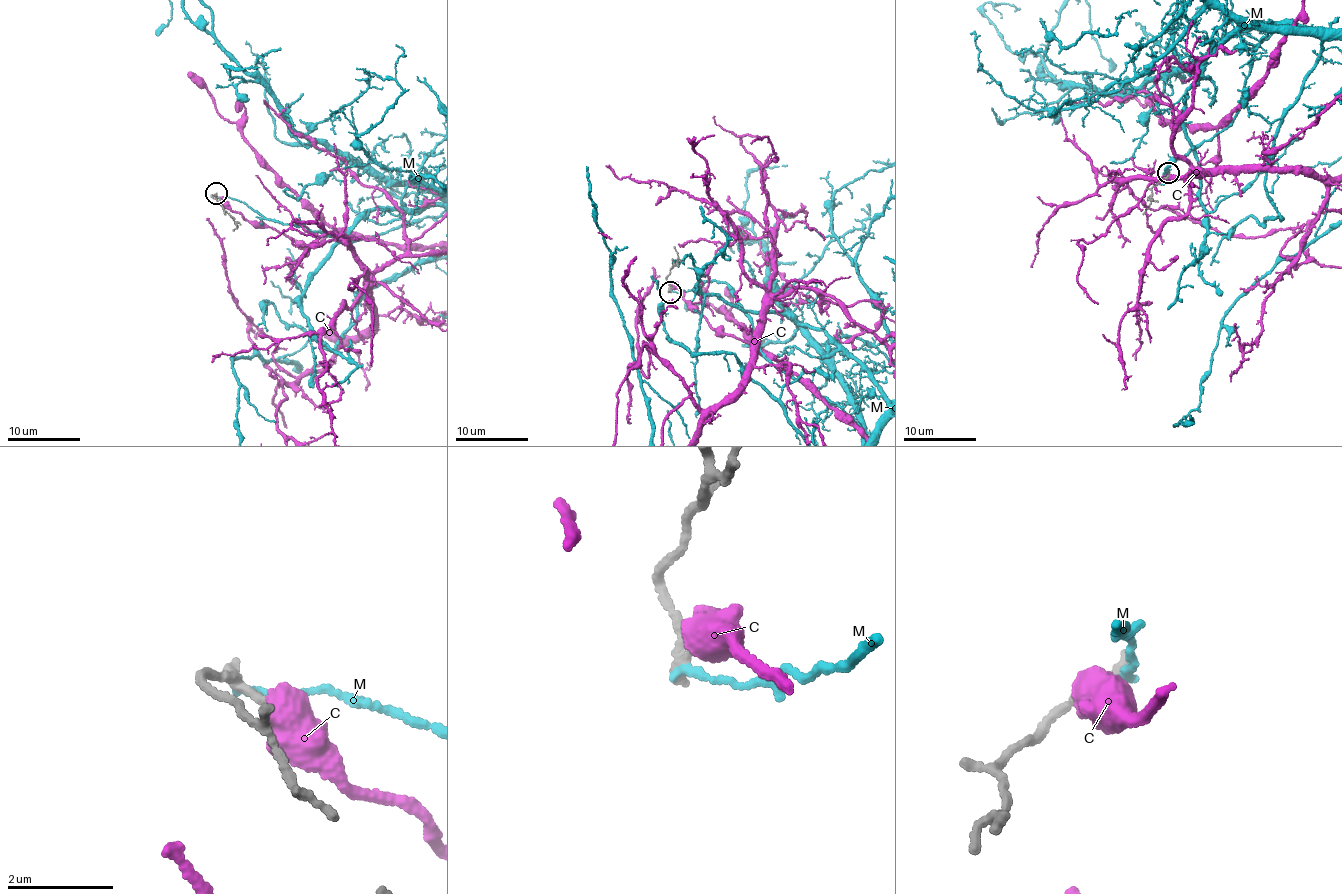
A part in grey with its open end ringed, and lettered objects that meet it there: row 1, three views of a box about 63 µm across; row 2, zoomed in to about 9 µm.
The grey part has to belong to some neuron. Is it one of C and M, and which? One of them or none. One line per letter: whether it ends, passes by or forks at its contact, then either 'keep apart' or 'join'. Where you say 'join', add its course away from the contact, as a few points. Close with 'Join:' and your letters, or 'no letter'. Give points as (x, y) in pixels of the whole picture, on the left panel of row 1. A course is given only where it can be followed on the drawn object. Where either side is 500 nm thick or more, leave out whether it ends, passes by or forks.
C: keep apart
M: it ends | keep apart
Join: no letter

